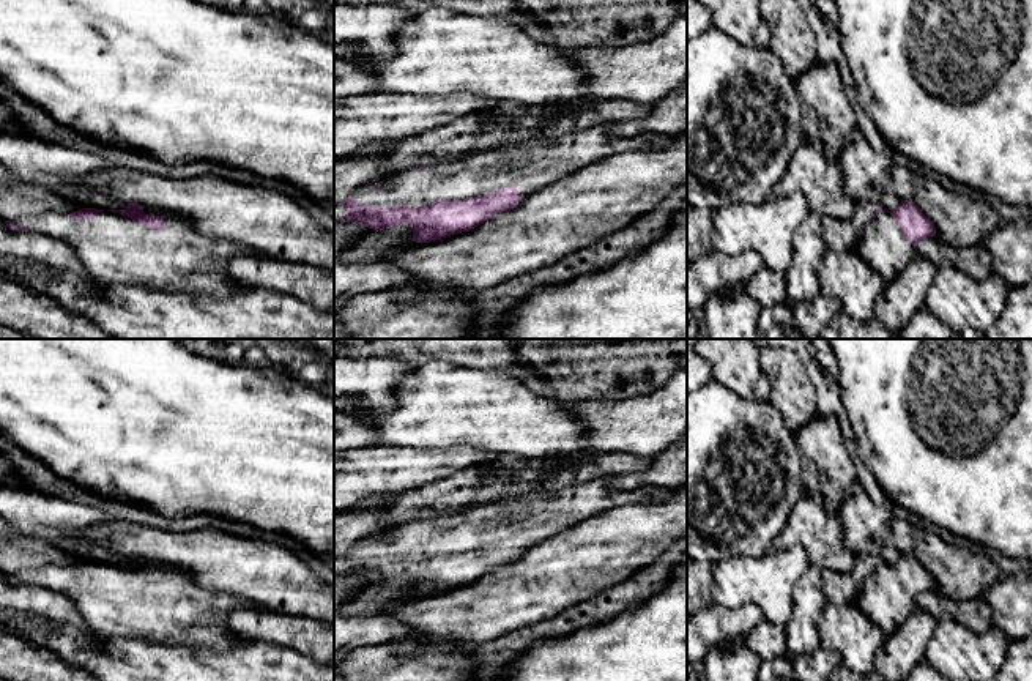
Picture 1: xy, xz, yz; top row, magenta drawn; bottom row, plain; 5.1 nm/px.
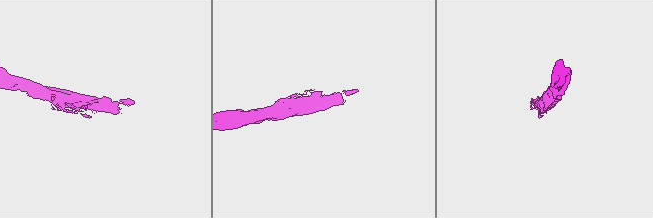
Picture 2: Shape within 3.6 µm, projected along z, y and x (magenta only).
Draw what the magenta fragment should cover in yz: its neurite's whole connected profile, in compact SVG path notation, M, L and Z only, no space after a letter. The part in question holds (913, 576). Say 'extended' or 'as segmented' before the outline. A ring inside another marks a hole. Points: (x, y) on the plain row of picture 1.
extended; M901 553L893 564L876 561L854 602L889 637L919 608L915 597L930 590L936 590L934 577L914 555Z

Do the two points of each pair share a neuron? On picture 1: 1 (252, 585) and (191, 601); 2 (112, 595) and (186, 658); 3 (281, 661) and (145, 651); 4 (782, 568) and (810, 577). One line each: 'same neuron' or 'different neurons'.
1: different neurons
2: different neurons
3: same neuron
4: different neurons

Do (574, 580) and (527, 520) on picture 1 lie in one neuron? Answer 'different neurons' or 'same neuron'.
different neurons

